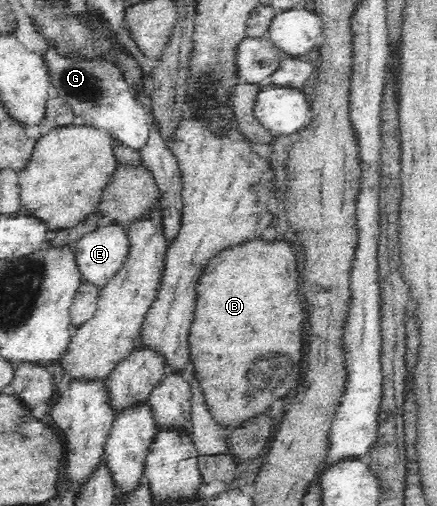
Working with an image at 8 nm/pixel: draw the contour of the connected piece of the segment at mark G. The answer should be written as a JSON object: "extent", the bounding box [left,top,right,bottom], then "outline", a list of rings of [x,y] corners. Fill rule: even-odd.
{"extent":[45,40,153,165],"outline":[[[47,40],[45,62],[48,66],[49,97],[61,97],[76,114],[83,117],[85,126],[107,131],[112,136],[118,165],[137,165],[142,162],[140,148],[149,138],[149,126],[153,122],[151,112],[137,100],[135,91],[125,80],[117,61],[104,58],[104,50],[88,54],[86,50],[62,52],[56,40]]]}

